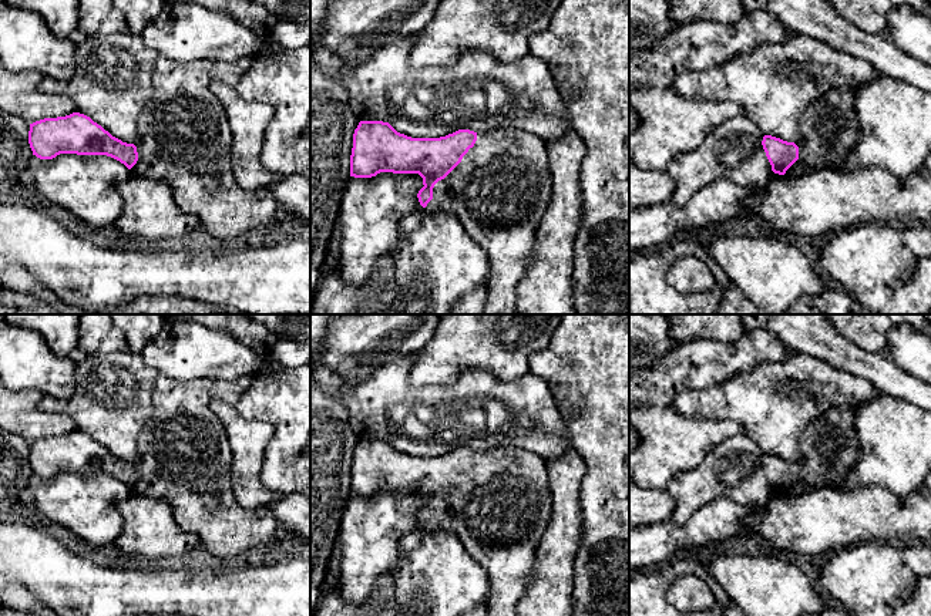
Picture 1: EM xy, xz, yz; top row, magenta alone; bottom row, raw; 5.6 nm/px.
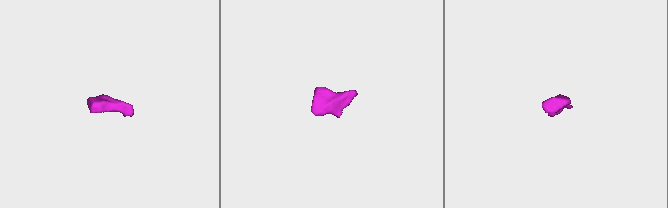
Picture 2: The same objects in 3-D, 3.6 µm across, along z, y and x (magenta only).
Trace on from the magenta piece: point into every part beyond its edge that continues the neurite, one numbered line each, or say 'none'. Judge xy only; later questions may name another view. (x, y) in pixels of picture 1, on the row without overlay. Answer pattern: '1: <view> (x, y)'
1: xy (185, 457)

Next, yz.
1: yz (830, 447)

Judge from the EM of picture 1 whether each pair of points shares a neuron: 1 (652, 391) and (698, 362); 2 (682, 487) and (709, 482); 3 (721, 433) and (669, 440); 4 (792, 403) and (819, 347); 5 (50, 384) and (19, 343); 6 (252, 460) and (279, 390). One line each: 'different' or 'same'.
1: same
2: same
3: same
4: different
5: same
6: different

